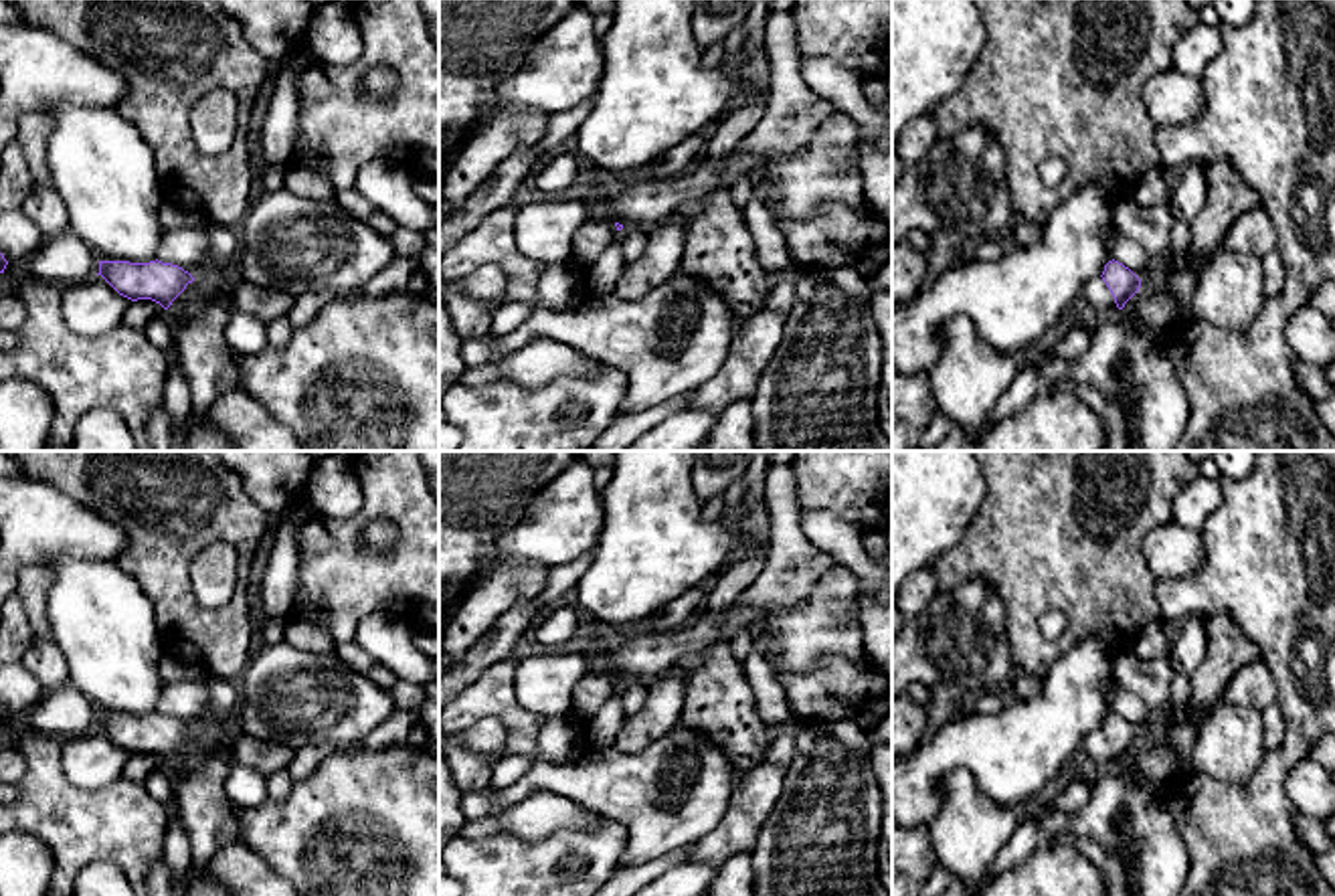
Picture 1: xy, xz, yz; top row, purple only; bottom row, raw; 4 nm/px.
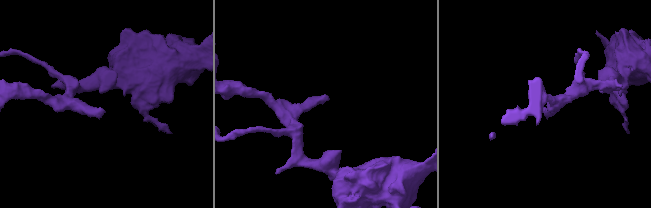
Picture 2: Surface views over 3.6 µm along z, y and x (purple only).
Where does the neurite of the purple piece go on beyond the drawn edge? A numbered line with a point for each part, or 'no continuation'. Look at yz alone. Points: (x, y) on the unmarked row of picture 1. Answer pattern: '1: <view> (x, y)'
1: yz (1095, 751)

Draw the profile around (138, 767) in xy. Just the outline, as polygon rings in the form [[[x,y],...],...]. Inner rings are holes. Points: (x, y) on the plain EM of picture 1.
[[[152,752],[131,754],[121,771],[121,777],[134,783],[144,783],[164,760]]]

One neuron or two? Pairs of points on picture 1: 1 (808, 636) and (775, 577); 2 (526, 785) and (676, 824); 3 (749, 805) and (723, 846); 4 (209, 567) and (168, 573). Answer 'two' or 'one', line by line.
1: two
2: one
3: one
4: two

